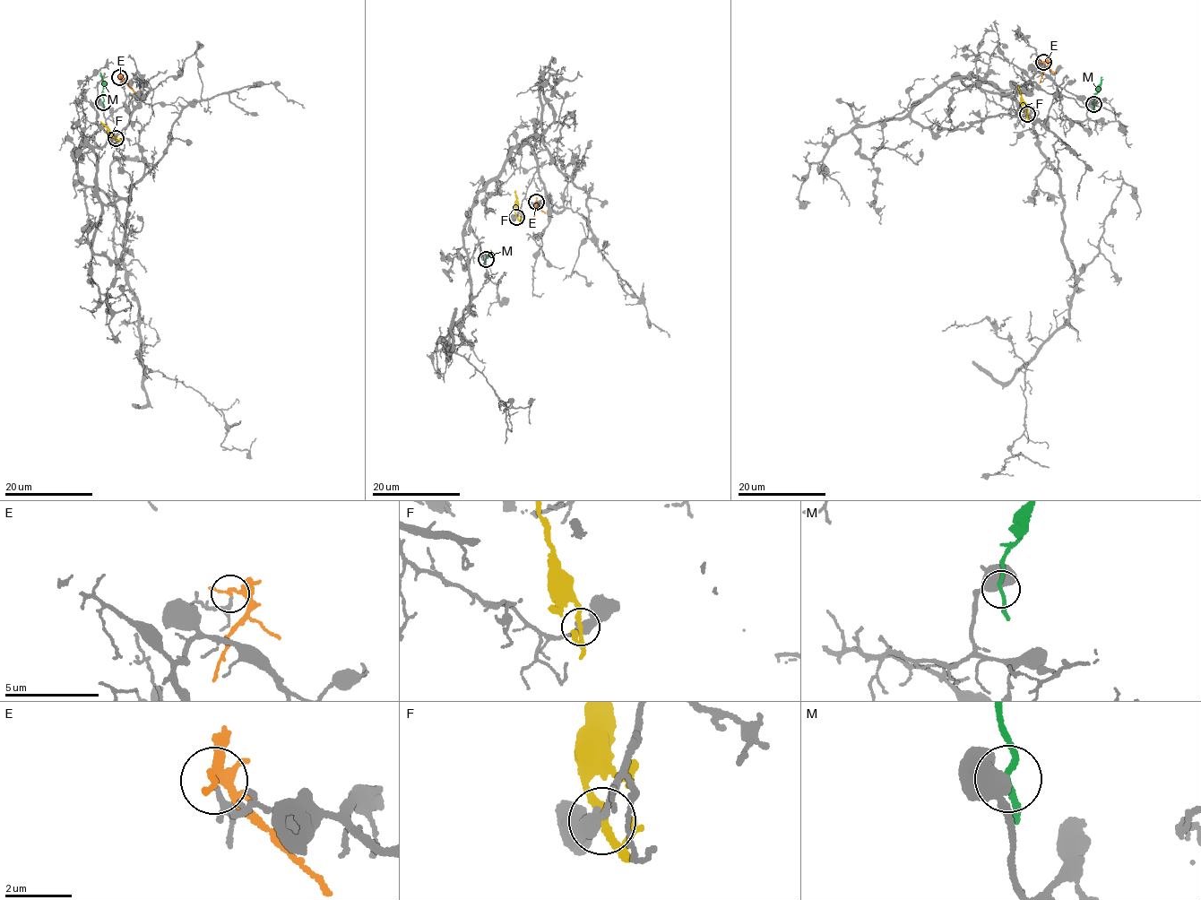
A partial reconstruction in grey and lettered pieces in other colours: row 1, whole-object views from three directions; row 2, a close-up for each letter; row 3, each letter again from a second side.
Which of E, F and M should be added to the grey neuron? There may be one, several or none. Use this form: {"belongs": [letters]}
{"belongs": []}

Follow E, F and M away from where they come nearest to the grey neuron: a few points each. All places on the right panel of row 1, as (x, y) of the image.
E: (1043, 63), (1048, 64), (1040, 82)
F: (1028, 114), (1017, 84)
M: (1093, 104), (1101, 76)

